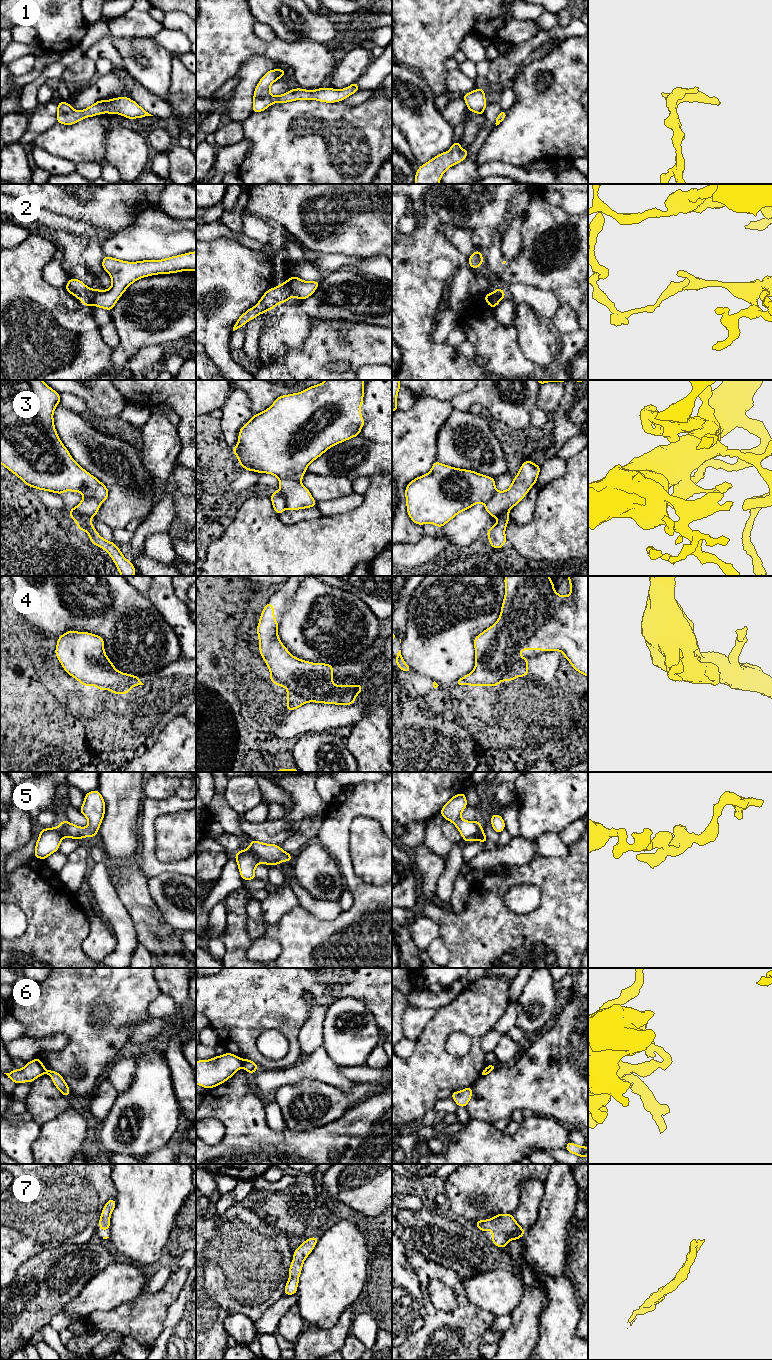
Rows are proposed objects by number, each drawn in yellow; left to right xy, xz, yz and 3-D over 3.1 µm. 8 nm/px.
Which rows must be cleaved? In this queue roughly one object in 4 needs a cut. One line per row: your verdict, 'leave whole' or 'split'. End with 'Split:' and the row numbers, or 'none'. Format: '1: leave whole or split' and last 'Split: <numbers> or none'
1: leave whole
2: split
3: split
4: leave whole
5: leave whole
6: split
7: leave whole
Split: 2, 3, 6

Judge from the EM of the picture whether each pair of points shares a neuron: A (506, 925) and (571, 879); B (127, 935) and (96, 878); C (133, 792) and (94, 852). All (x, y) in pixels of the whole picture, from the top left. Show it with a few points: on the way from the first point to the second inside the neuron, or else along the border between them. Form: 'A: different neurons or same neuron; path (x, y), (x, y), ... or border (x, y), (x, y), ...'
A: same neuron; path (523, 925), (530, 925), (559, 896)
B: same neuron; path (119, 921), (110, 908), (104, 892)
C: different neurons; border (103, 850), (105, 860)

